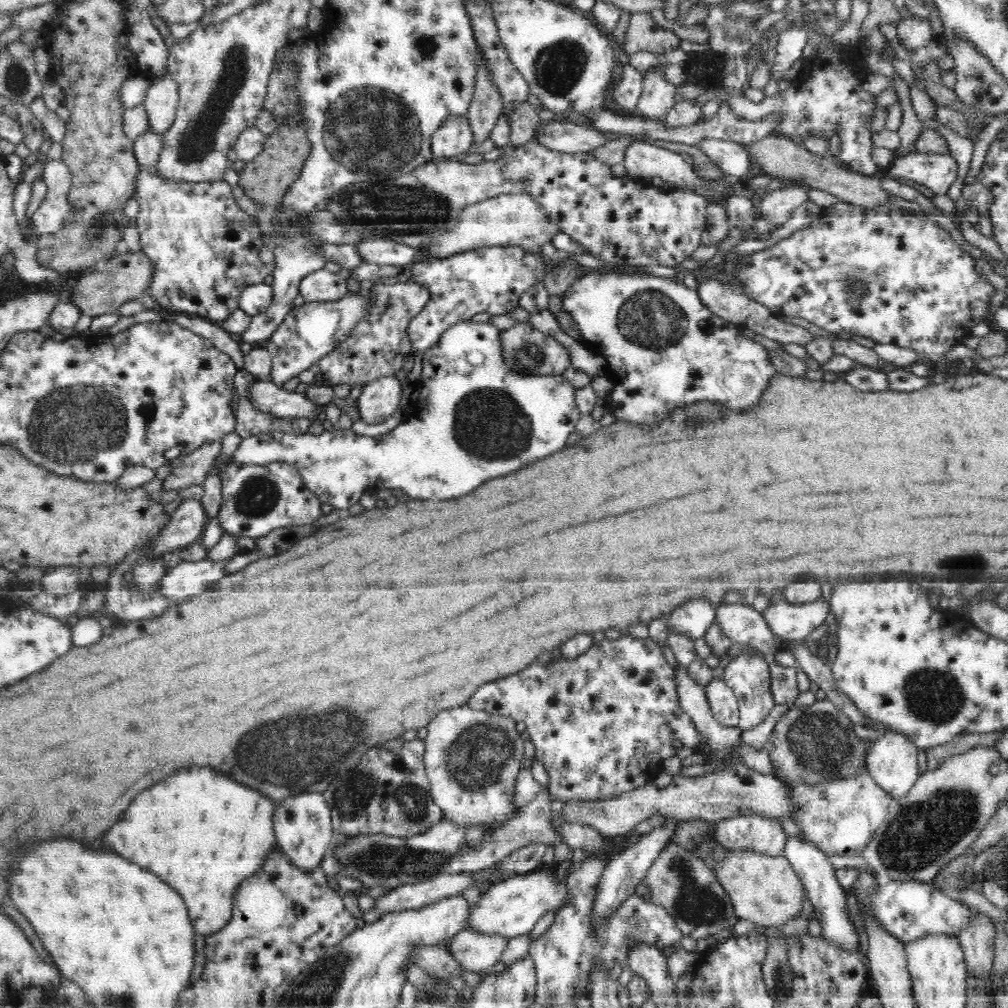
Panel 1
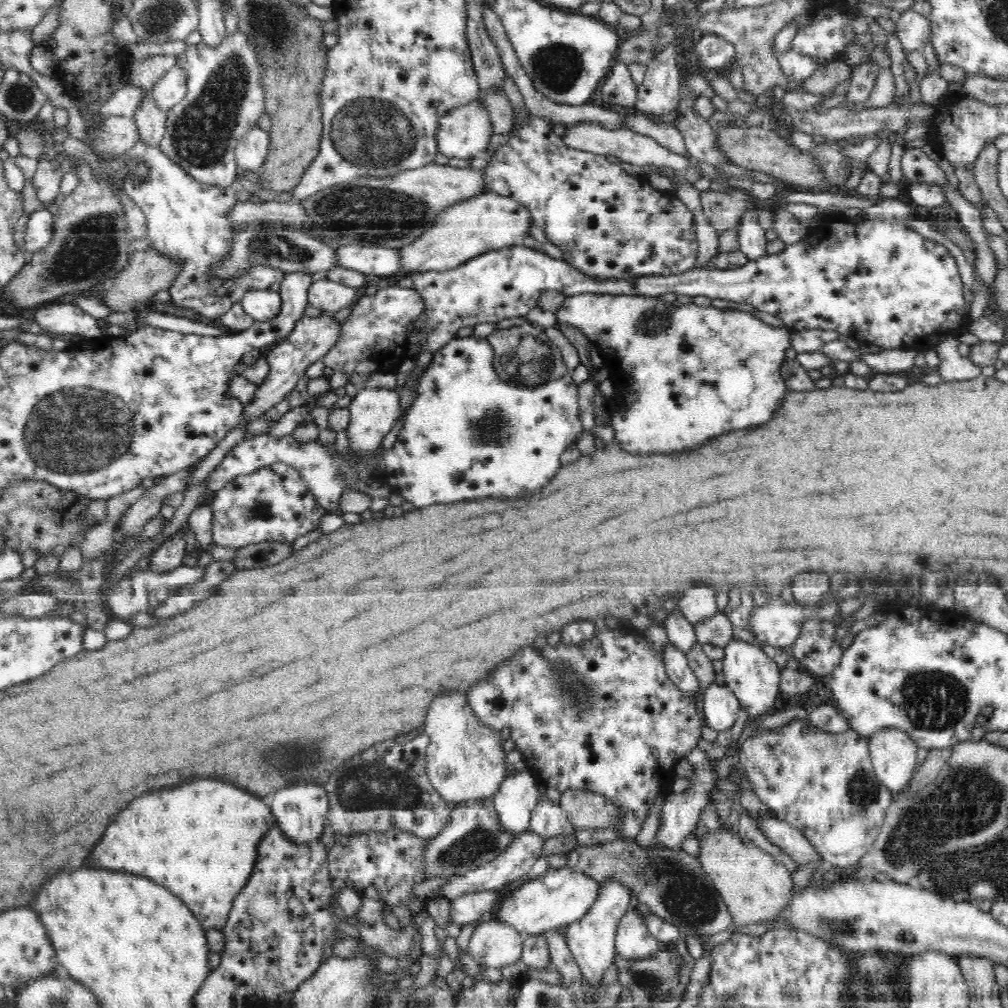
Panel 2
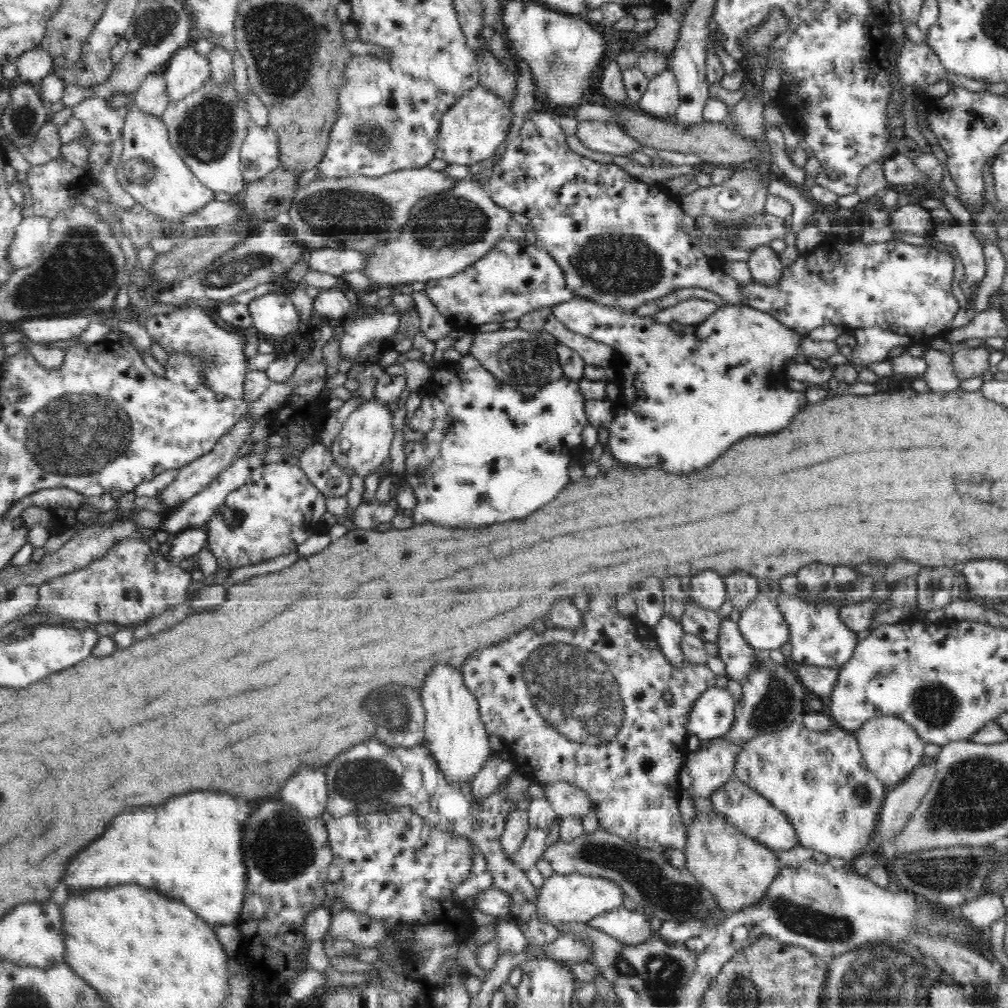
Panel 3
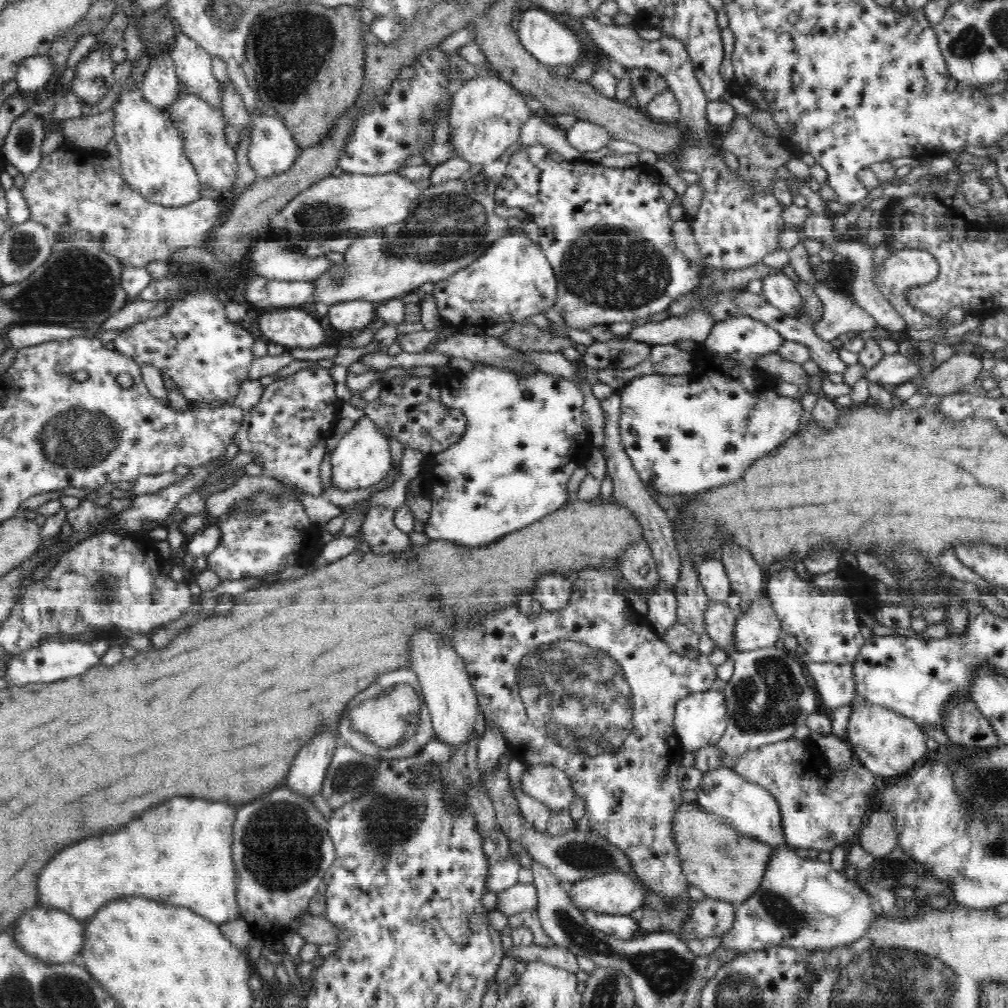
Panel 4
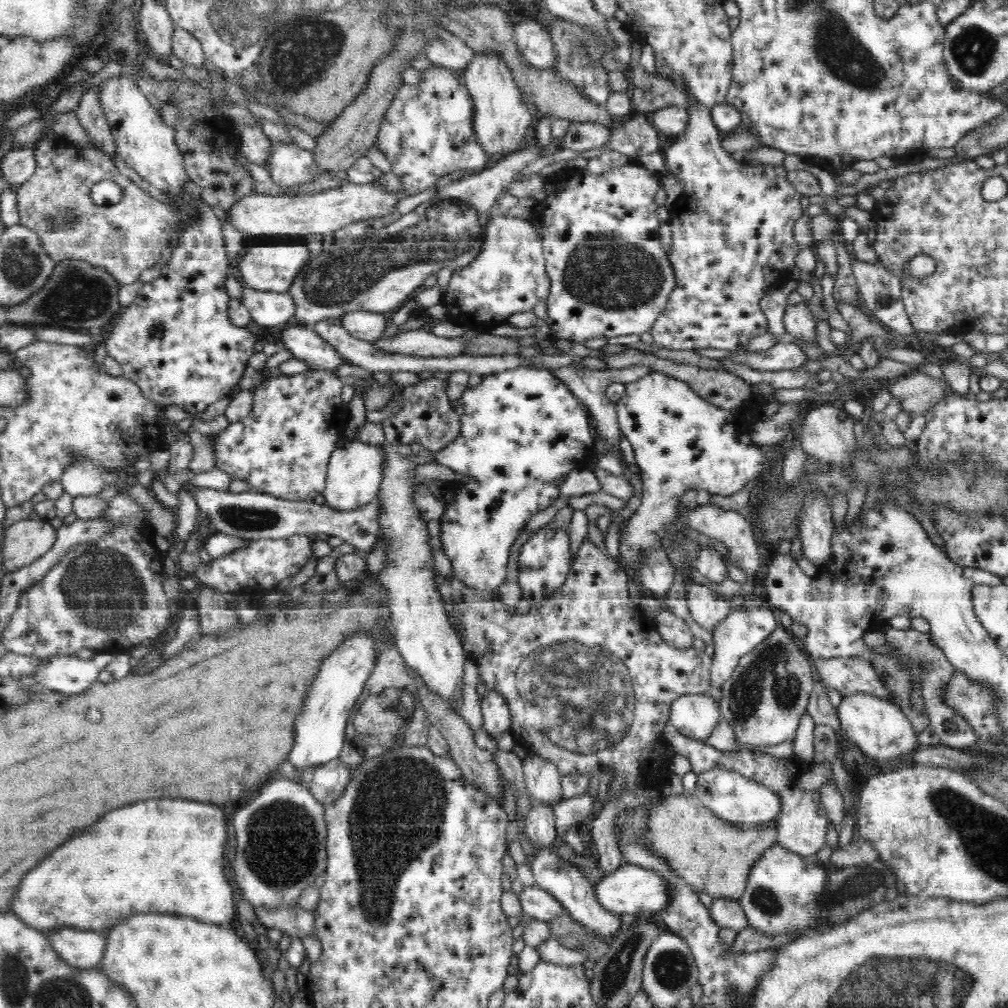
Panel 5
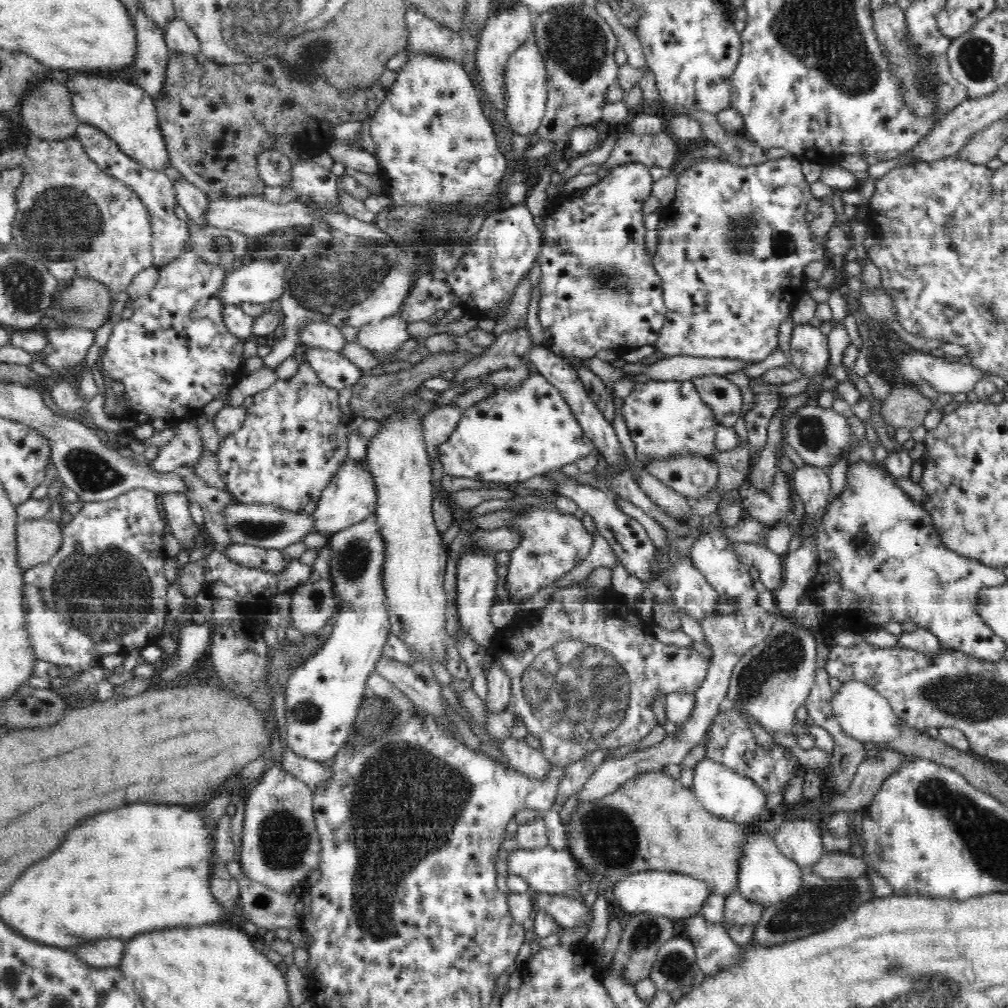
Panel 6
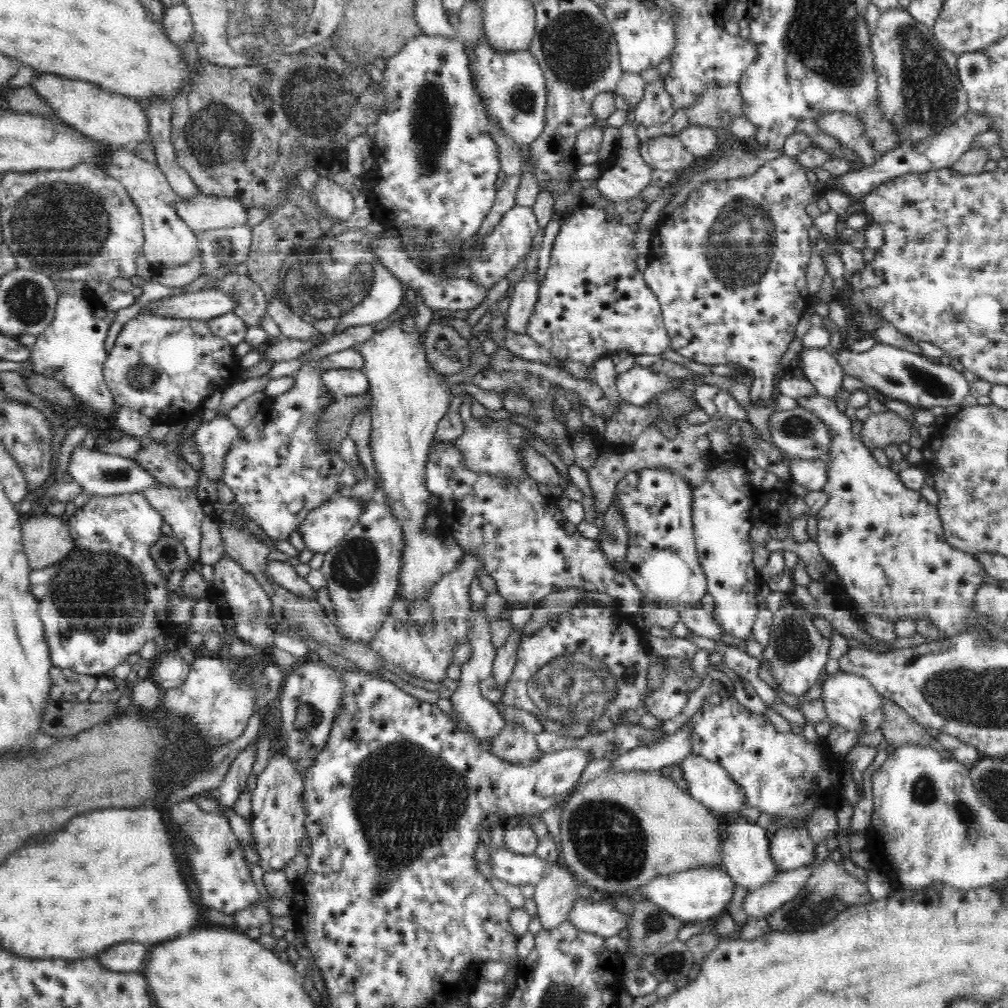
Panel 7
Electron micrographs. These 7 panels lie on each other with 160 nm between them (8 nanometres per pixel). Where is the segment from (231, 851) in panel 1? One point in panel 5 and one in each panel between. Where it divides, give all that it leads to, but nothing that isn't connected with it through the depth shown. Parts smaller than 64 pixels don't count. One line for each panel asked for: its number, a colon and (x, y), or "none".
2: (200, 841)
3: (189, 849)
4: (182, 857)
5: (145, 857)

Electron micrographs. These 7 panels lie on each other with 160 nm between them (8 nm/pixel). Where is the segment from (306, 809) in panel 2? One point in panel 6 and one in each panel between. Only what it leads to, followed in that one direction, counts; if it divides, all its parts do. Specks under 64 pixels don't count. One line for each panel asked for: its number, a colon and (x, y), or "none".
3: (306, 791)
4: (306, 776)
5: (332, 701)
6: (322, 698)

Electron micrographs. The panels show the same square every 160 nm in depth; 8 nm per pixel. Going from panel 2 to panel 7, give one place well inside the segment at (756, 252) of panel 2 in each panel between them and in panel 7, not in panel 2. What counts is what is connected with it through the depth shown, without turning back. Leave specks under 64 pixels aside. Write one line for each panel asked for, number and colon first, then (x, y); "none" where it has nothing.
3: (765, 266)
4: (778, 289)
5: (799, 322)
6: (809, 349)
7: (818, 365)

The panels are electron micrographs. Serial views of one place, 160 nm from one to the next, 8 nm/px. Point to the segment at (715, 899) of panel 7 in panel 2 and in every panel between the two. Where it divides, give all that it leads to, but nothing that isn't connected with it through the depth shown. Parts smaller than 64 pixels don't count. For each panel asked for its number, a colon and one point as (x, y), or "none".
2: (560, 896)
3: (578, 898)
4: (614, 893)
5: (630, 889)
6: (663, 892)

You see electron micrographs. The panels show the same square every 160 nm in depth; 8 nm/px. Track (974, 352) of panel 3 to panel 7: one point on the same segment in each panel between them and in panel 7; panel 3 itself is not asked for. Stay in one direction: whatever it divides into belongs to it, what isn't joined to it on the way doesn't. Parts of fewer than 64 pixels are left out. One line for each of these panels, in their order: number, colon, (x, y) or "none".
4: (949, 377)
5: (917, 392)
6: (905, 406)
7: (879, 430)

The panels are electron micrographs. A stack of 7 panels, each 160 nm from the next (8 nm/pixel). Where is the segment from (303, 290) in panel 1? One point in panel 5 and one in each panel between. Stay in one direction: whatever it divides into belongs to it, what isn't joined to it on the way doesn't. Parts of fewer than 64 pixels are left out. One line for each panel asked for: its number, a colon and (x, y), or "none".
2: (330, 296)
3: (331, 303)
4: (351, 317)
5: (364, 325)

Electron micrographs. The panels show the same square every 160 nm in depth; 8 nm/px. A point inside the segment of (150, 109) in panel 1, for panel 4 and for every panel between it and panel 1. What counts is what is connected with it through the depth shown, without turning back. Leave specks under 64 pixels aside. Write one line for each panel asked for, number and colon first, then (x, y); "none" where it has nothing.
2: (170, 89)
3: (187, 71)
4: (193, 65)

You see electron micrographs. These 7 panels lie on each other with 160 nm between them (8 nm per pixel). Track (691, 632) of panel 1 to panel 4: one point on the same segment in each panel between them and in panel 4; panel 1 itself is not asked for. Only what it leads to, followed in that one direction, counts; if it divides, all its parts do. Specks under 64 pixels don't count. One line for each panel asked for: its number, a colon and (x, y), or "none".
2: (697, 604)
3: (708, 591)
4: (713, 577)

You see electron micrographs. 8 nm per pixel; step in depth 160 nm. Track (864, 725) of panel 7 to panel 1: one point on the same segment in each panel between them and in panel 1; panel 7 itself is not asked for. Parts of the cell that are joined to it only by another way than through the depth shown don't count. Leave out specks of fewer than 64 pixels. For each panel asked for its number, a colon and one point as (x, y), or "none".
1: (892, 761)
2: (893, 754)
3: (891, 747)
4: (887, 743)
5: (883, 733)
6: (862, 712)

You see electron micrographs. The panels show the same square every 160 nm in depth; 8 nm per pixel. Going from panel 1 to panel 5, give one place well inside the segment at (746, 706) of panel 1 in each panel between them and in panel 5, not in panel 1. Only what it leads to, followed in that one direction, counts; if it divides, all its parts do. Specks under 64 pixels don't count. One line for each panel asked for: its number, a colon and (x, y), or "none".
2: (754, 677)
3: (738, 656)
4: (720, 620)
5: (707, 608)

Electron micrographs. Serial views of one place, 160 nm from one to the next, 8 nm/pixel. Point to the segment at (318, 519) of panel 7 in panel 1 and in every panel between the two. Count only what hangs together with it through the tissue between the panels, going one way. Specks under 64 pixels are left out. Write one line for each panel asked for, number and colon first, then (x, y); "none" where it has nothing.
1: (379, 399)
2: (373, 411)
3: (363, 445)
4: (361, 459)
5: (354, 474)
6: (350, 498)

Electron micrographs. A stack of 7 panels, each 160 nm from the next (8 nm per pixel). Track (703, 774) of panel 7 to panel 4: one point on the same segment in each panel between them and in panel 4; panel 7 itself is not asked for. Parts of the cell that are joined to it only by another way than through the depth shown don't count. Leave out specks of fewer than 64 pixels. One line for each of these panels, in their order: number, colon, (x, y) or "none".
4: (756, 814)
5: (729, 795)
6: (723, 792)

